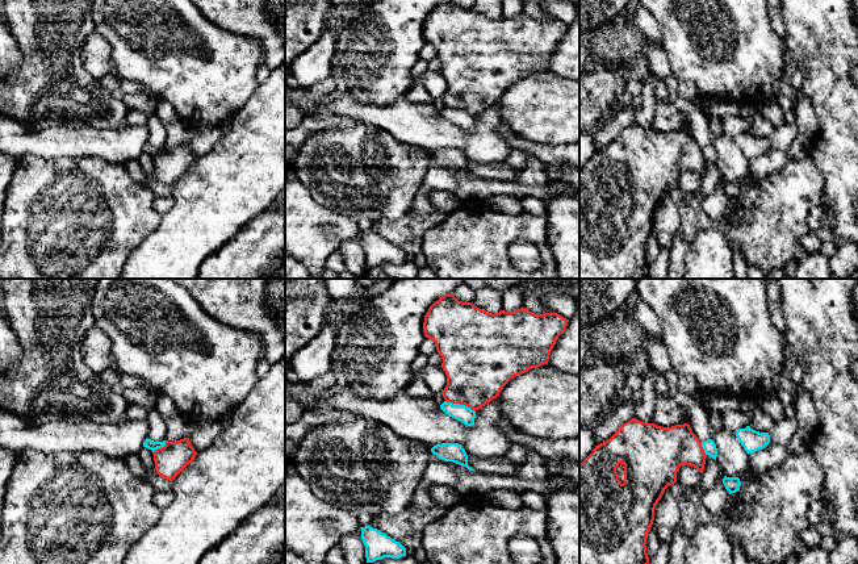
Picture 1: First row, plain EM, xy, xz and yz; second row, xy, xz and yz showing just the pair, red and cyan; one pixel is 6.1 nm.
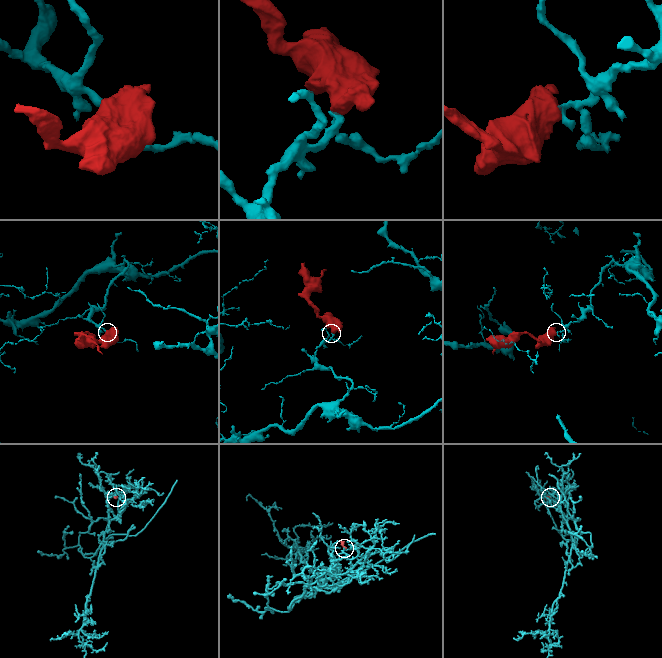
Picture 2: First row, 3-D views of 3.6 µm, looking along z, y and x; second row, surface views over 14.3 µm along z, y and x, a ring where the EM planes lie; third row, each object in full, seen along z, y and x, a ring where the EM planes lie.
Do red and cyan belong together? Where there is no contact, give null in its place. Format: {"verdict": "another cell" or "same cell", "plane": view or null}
{"verdict": "another cell", "plane": "xz"}

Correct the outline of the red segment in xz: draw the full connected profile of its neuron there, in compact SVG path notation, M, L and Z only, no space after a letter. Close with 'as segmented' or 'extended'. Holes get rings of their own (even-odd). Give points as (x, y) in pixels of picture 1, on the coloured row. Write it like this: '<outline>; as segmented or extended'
M453 293L441 296L424 316L423 331L436 344L447 375L444 400L478 410L497 398L515 376L548 364L551 351L569 319L557 313L535 314L526 308L489 313L472 302L459 301Z; as segmented

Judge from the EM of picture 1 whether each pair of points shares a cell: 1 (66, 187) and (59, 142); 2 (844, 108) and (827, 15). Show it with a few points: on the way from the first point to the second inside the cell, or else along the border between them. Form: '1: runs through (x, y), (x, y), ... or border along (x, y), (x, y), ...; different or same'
1: border along (32, 154), (47, 158), (93, 157); different
2: runs through (828, 84), (827, 38); same

